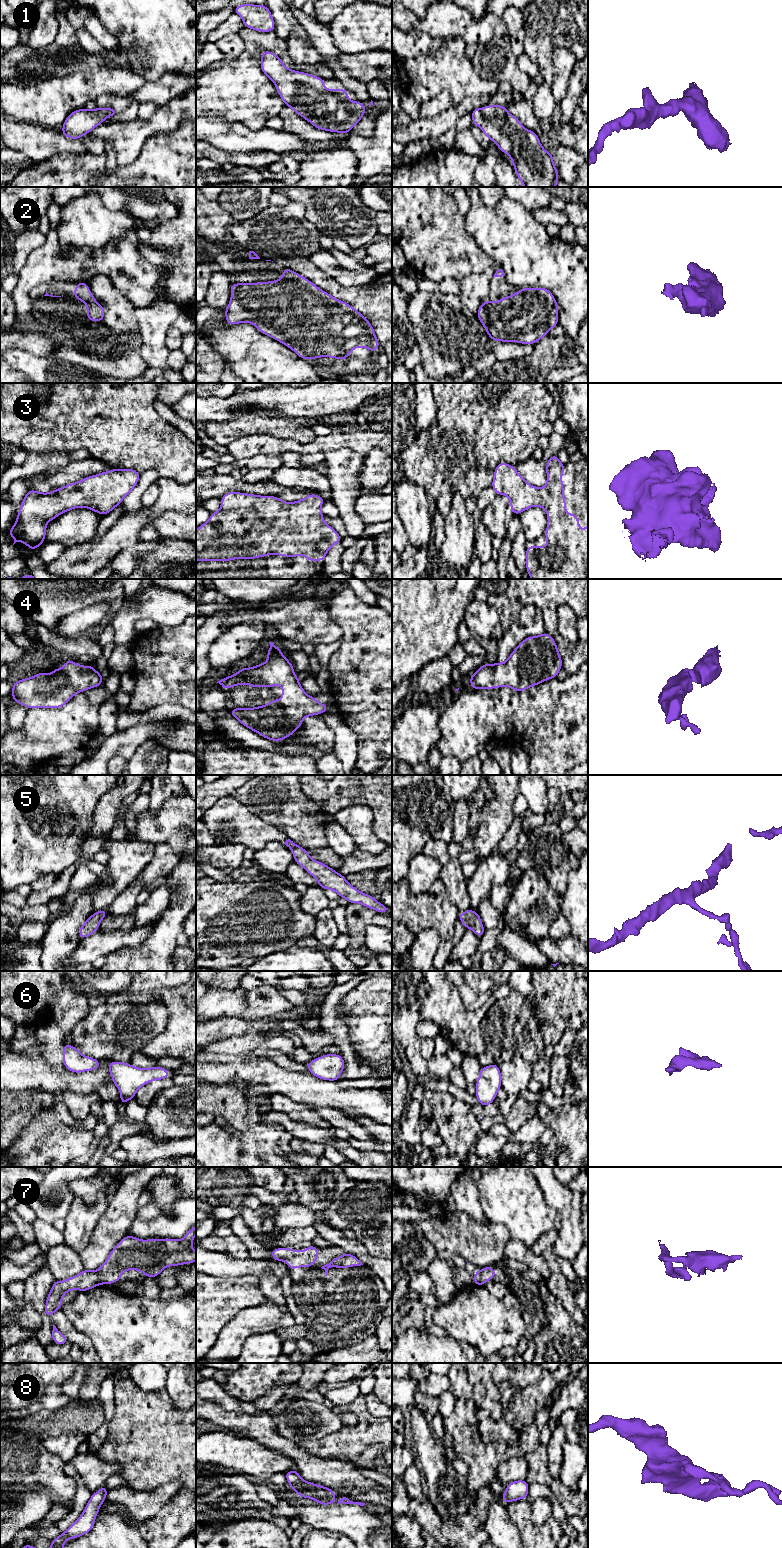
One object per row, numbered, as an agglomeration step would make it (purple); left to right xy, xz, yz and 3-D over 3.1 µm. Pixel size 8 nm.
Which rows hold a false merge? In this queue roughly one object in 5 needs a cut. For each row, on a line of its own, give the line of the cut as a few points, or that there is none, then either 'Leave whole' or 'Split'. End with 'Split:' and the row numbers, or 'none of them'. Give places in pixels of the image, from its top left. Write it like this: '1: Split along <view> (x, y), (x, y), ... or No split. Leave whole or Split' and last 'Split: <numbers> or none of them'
1: No split. Leave whole
2: No split. Leave whole
3: No split. Leave whole
4: No split. Leave whole
5: No split. Leave whole
6: No split. Leave whole
7: No split. Leave whole
8: No split. Leave whole
Split: none of them

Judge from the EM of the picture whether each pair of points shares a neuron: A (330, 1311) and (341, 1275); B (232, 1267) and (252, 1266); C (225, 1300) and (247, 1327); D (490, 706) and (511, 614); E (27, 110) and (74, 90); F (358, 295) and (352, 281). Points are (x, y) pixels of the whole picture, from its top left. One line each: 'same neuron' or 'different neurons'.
A: same neuron
B: same neuron
C: different neurons
D: different neurons
E: same neuron
F: different neurons

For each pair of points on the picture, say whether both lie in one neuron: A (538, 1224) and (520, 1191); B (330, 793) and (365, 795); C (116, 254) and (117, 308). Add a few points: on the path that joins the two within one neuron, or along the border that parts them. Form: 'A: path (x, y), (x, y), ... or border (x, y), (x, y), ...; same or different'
A: path (530, 1216), (520, 1206), (520, 1199); same
B: path (339, 792), (356, 792); same
C: border (99, 274), (105, 274), (133, 306); different

